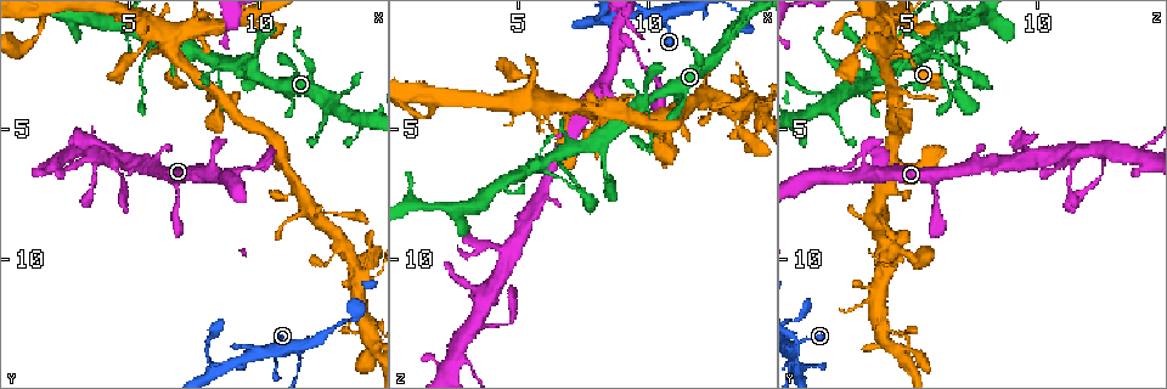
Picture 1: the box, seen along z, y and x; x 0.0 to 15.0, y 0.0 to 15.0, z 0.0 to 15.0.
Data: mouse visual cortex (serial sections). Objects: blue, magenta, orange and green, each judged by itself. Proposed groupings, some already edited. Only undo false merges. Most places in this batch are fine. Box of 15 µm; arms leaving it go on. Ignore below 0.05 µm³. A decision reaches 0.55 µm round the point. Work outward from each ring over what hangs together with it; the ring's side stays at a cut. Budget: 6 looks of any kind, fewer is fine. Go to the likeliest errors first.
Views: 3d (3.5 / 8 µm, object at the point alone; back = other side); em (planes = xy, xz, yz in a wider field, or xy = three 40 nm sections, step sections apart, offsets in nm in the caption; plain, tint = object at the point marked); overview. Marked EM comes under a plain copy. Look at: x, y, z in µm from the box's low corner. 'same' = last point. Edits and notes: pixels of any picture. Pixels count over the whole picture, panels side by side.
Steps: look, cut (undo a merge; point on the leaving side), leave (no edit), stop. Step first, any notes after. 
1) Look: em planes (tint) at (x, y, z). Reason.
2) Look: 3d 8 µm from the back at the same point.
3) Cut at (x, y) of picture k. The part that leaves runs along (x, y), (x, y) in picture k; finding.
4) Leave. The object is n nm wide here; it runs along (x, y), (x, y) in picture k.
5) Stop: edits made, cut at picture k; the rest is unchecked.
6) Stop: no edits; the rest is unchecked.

Look: 3d 3.5 µm from the back at (5.8, 1.2, 6.4). Side arm on a straight run.

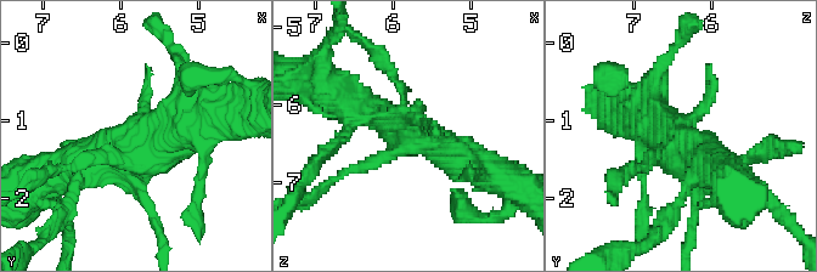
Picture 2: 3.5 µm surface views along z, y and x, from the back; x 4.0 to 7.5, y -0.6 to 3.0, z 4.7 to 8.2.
Look: em xy step 3 (tint) at (5.85, 1.35, 6.35). Need the tissue.

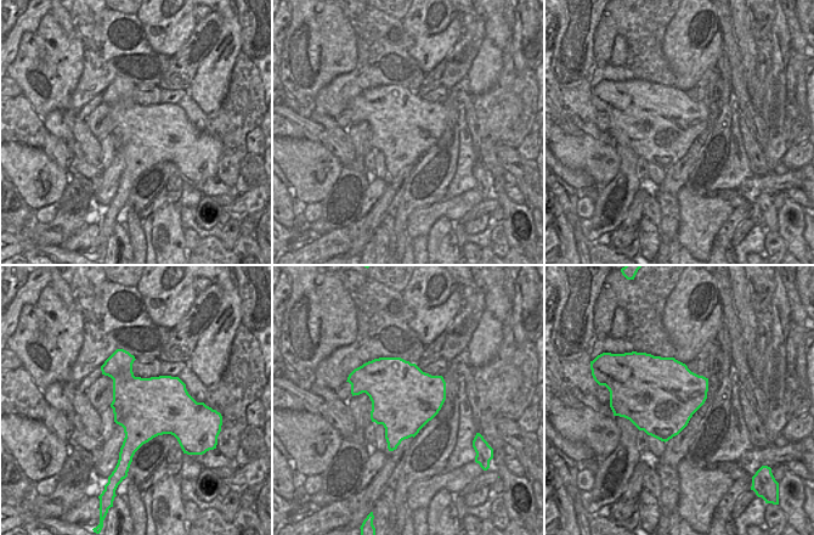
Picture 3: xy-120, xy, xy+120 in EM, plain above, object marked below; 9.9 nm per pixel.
Leave. It runs along (338, 97), (473, 162) in picture 2; all the same cell.

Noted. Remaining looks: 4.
Look: 3d 3.5 µm at (11.2, 3.8, 3.7). Calibre changes.

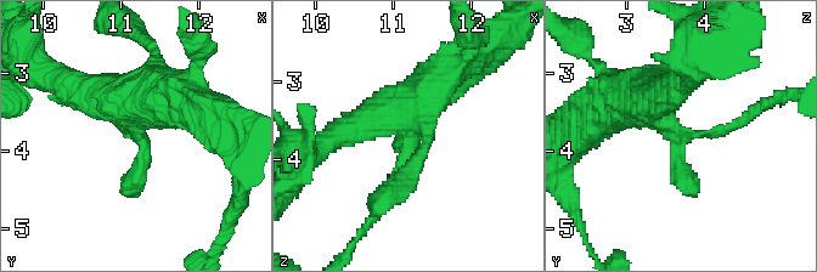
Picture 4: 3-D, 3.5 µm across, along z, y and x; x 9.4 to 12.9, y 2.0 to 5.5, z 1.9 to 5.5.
Look: em xy step 5 (tint) at (11.20, 3.75, 3.70). Need the tissue.

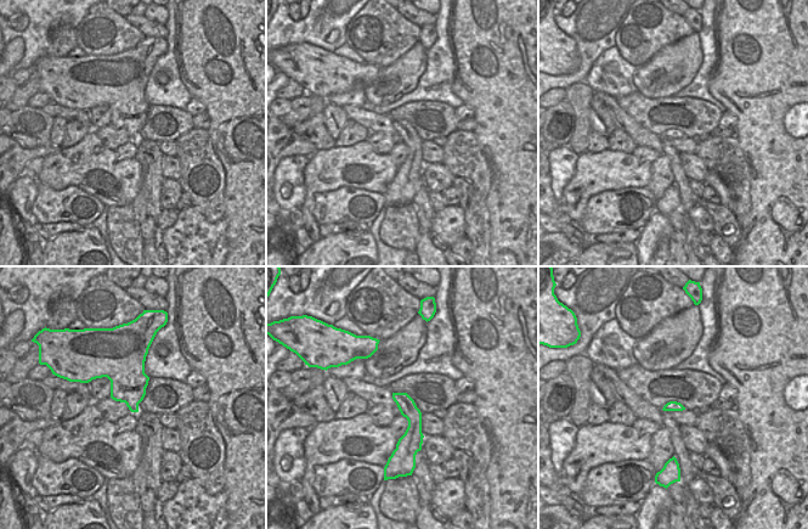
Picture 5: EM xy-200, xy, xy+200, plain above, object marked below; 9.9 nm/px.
Look: em xy step 2 (tint) at the same point. Cut it another way.

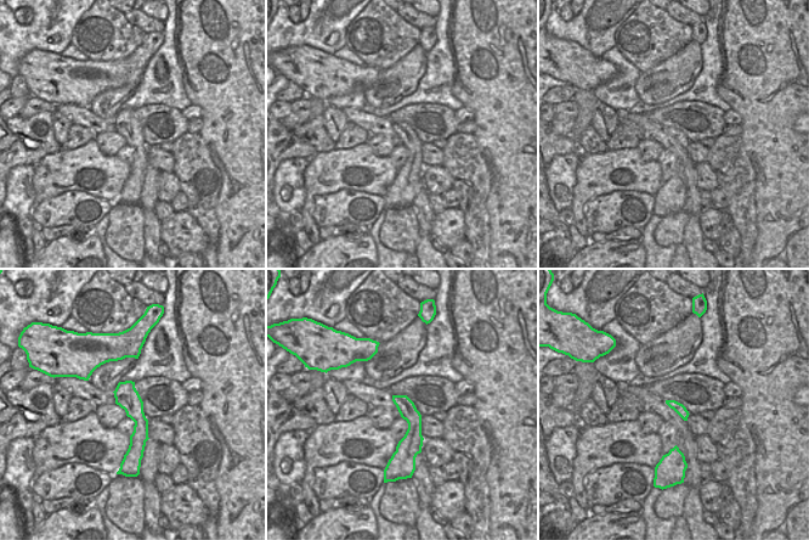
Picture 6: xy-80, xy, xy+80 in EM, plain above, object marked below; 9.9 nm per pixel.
Leave. It runs along (430, 86), (409, 101), (383, 207) in picture 4; continuous, no second cell.

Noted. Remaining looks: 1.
Stop: no edits; the rest is unchecked.

